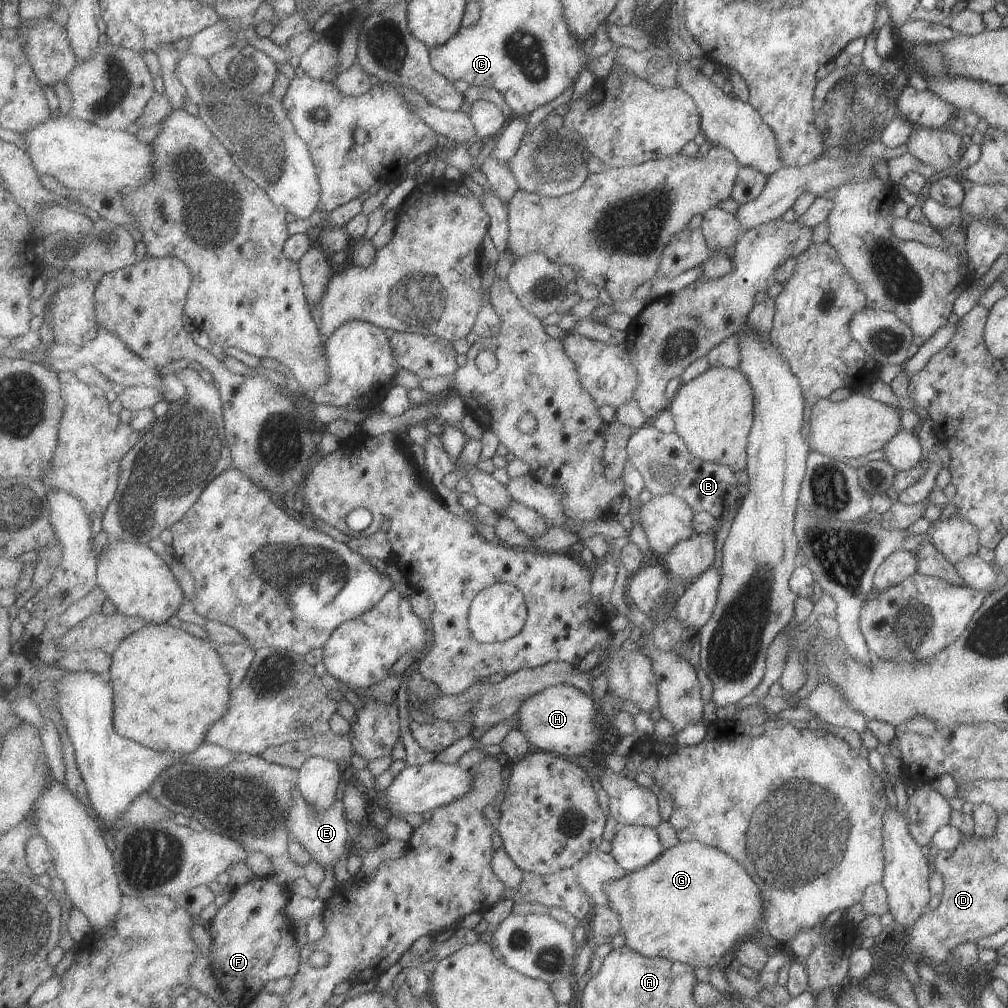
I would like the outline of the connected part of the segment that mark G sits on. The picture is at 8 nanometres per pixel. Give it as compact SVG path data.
M679 841L661 852L661 856L645 868L626 873L619 880L606 882L603 892L609 900L608 908L619 918L626 948L646 958L661 958L689 967L711 969L725 953L742 943L741 937L746 932L757 931L757 917L763 920L763 898L749 874L731 860L729 854L696 841Z

